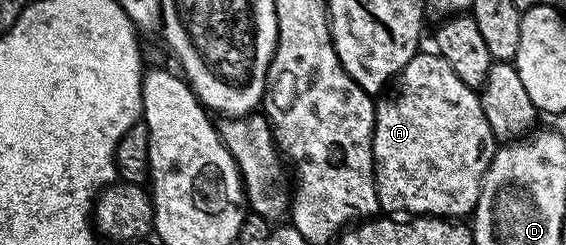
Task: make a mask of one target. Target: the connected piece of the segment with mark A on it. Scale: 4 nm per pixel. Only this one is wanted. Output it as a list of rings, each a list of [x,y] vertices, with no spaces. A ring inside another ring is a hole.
[[[423,50],[415,55],[390,85],[388,96],[376,103],[373,158],[377,198],[380,209],[387,214],[467,218],[477,206],[483,176],[495,157],[497,141],[483,113],[479,92],[461,82],[443,56],[428,52]]]

